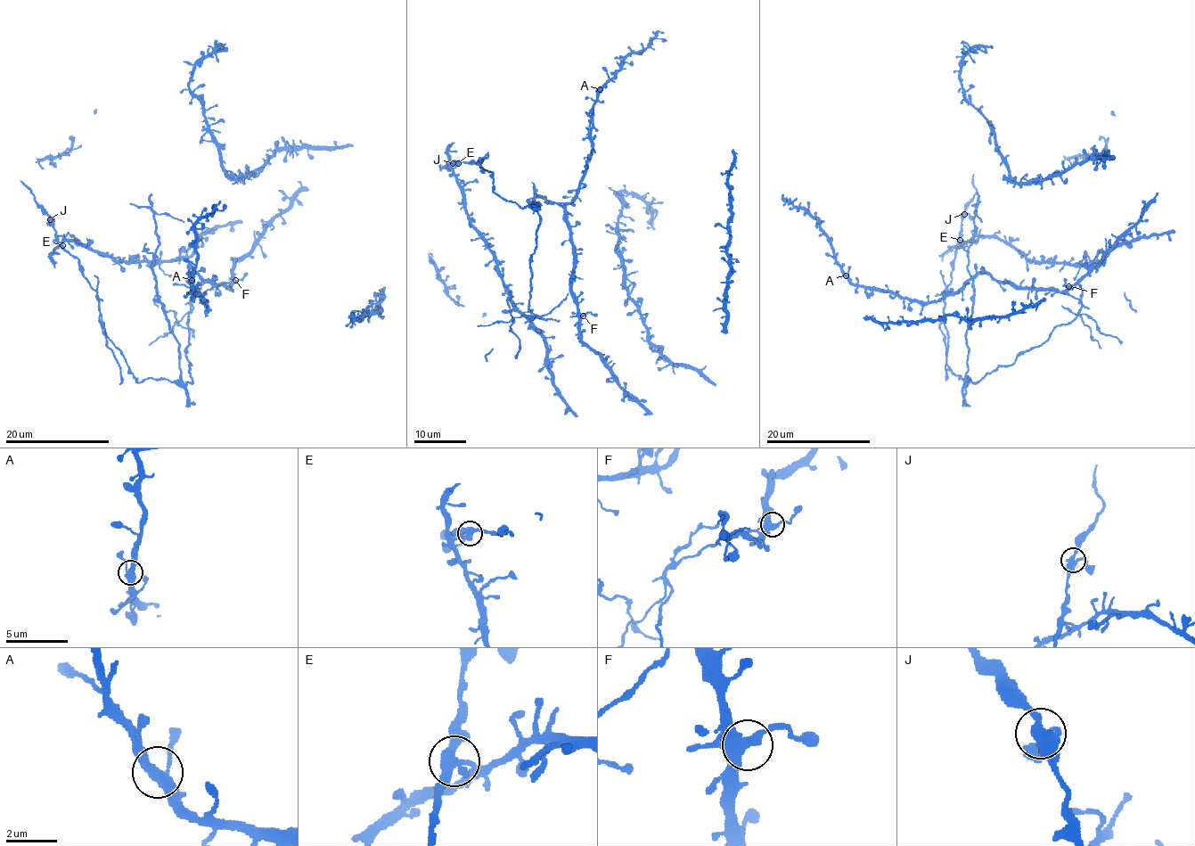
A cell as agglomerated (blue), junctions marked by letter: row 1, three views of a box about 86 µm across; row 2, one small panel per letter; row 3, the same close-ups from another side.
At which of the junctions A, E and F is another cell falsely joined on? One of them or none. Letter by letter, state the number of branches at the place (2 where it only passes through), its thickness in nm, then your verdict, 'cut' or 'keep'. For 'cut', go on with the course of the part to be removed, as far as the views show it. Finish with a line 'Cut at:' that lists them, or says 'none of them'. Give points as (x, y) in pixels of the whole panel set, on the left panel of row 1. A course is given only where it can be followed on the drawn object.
A: branches 3; calibre 360 nm; keep
E: branches 3; calibre 360 nm; cut; course (62, 246), (78, 260), (96, 293), (101, 325), (138, 381), (192, 382), (185, 355), (192, 309), (148, 344)
F: branches 3; calibre 400 nm; keep
Cut at: E

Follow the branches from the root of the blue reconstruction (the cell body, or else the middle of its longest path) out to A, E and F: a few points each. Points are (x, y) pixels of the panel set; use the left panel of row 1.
A: (188, 330), (190, 300), (218, 285), (190, 275), (203, 303), (191, 291), (192, 280)
E: (188, 330), (184, 352), (191, 382), (151, 378), (138, 381), (106, 334), (97, 294), (80, 261), (62, 246)
F: (188, 330), (190, 300), (214, 284), (230, 285), (235, 280)

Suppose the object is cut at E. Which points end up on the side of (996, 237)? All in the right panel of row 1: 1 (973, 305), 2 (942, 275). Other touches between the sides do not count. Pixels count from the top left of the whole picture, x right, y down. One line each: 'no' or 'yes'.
1: no
2: no

